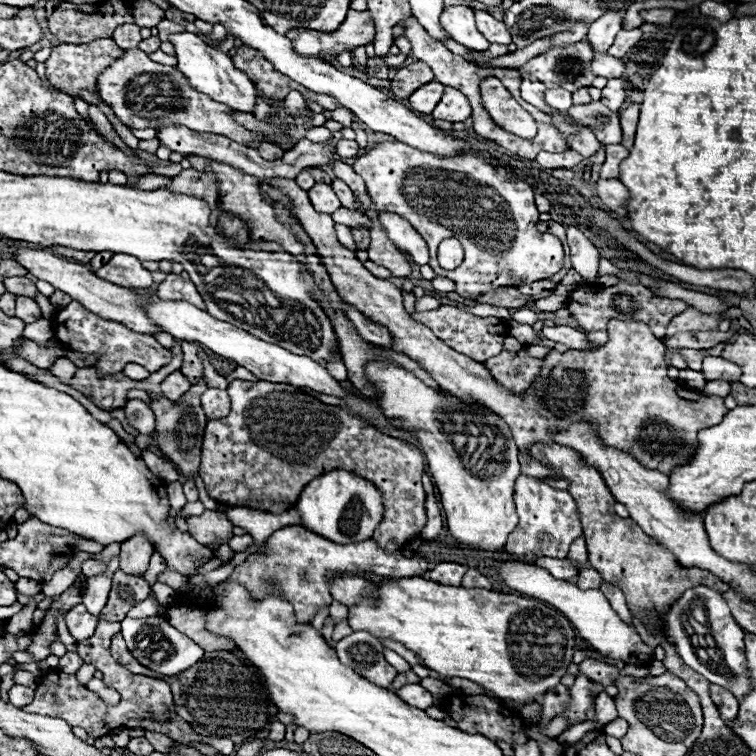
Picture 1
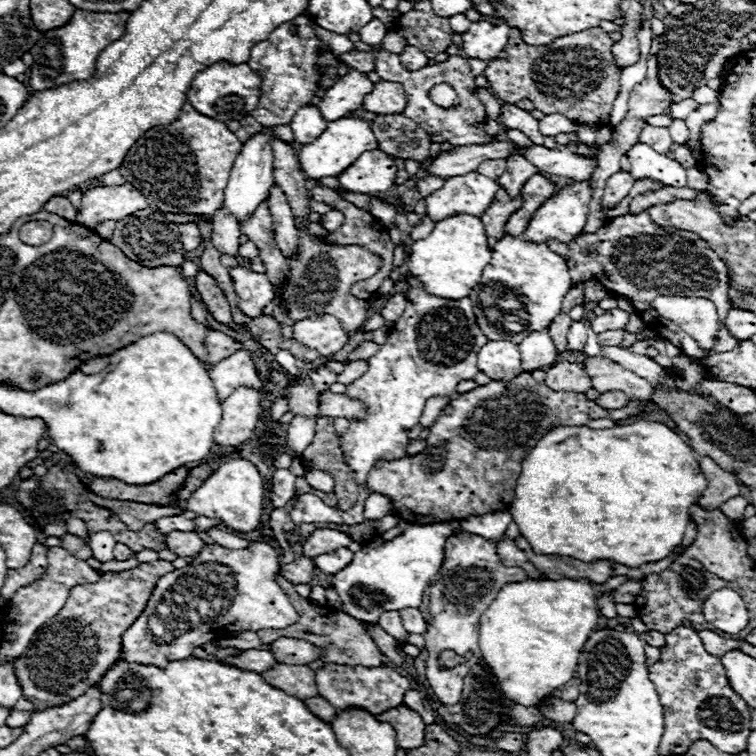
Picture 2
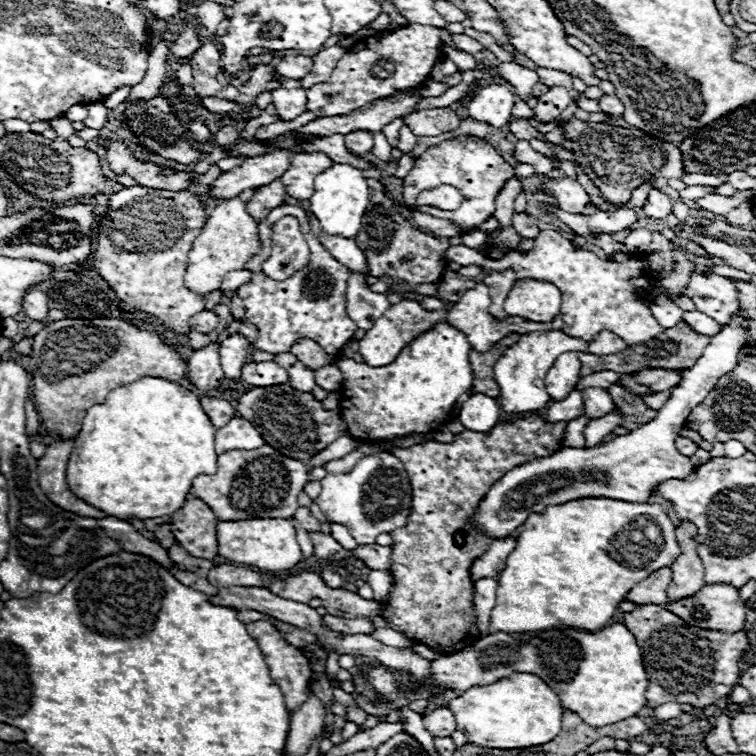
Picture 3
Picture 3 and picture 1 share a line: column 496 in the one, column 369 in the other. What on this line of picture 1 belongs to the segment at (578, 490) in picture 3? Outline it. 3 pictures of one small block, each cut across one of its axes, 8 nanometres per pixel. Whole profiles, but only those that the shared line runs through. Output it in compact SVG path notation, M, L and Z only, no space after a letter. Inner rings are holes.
M330 470L314 478L300 494L296 508L304 520L304 528L338 544L354 544L368 540L384 516L384 504L378 488L366 478L348 470Z

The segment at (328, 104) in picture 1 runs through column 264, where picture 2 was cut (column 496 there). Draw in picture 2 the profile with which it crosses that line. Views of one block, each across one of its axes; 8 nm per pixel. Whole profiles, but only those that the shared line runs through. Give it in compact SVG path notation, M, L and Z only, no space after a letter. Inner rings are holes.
M598 26L588 28L580 34L556 38L548 46L524 44L520 32L516 28L510 28L510 36L508 36L508 44L506 44L504 52L500 52L500 56L496 60L488 62L484 76L488 80L488 88L492 90L492 94L502 102L516 104L518 100L526 98L534 104L536 110L542 110L544 114L562 114L568 120L578 122L578 124L606 124L610 118L610 112L612 112L614 98L620 92L620 84L618 84L620 68L614 64L610 44L612 44L612 40L608 38L608 32L604 32Z

